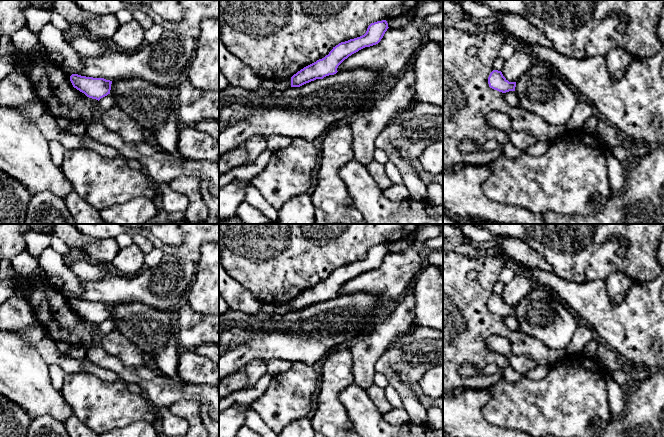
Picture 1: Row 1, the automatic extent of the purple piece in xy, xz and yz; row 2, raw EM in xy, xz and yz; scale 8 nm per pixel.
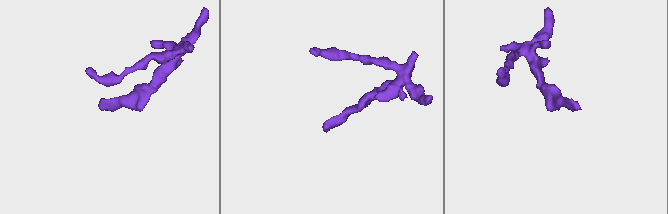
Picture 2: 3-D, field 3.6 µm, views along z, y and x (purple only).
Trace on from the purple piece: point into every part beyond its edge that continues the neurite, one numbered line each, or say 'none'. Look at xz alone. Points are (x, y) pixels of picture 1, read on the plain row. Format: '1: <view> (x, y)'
none

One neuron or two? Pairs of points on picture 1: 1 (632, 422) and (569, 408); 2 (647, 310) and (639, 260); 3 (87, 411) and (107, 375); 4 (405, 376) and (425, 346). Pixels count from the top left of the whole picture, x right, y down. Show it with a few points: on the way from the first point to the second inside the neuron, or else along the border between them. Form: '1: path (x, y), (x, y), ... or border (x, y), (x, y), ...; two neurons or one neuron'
1: border (612, 417), (604, 426); two neurons
2: border (653, 279), (636, 282); two neurons
3: border (86, 371), (108, 381), (120, 380); two neurons
4: path (405, 369), (418, 353); one neuron

